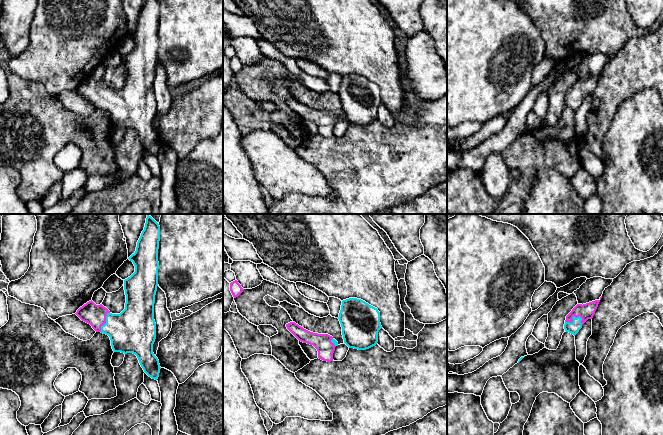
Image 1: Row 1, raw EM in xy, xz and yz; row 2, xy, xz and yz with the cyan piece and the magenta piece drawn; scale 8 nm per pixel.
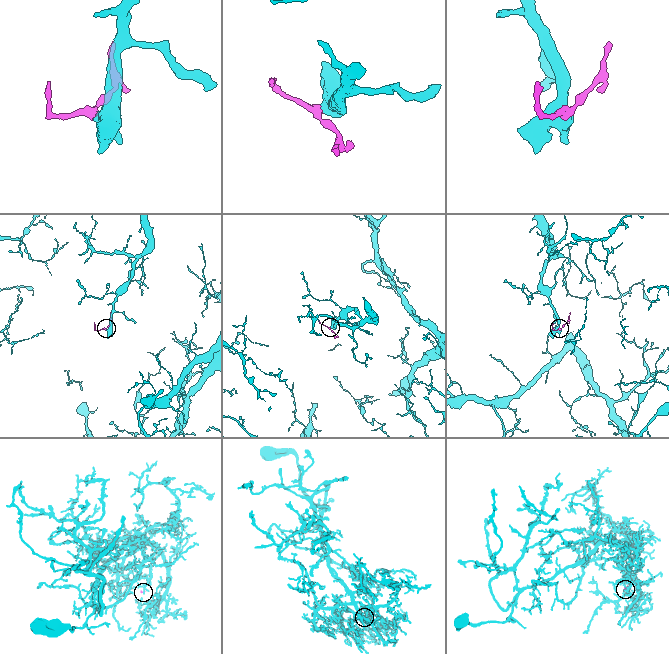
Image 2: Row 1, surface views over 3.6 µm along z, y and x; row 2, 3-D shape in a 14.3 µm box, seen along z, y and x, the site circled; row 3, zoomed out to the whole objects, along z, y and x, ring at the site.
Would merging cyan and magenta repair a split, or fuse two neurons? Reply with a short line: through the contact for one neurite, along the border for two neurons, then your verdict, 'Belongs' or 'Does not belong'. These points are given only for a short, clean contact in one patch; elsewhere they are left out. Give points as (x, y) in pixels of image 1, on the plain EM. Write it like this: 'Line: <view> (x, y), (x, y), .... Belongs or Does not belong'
Line: yz (574, 103), (572, 94), (586, 87). Belongs

